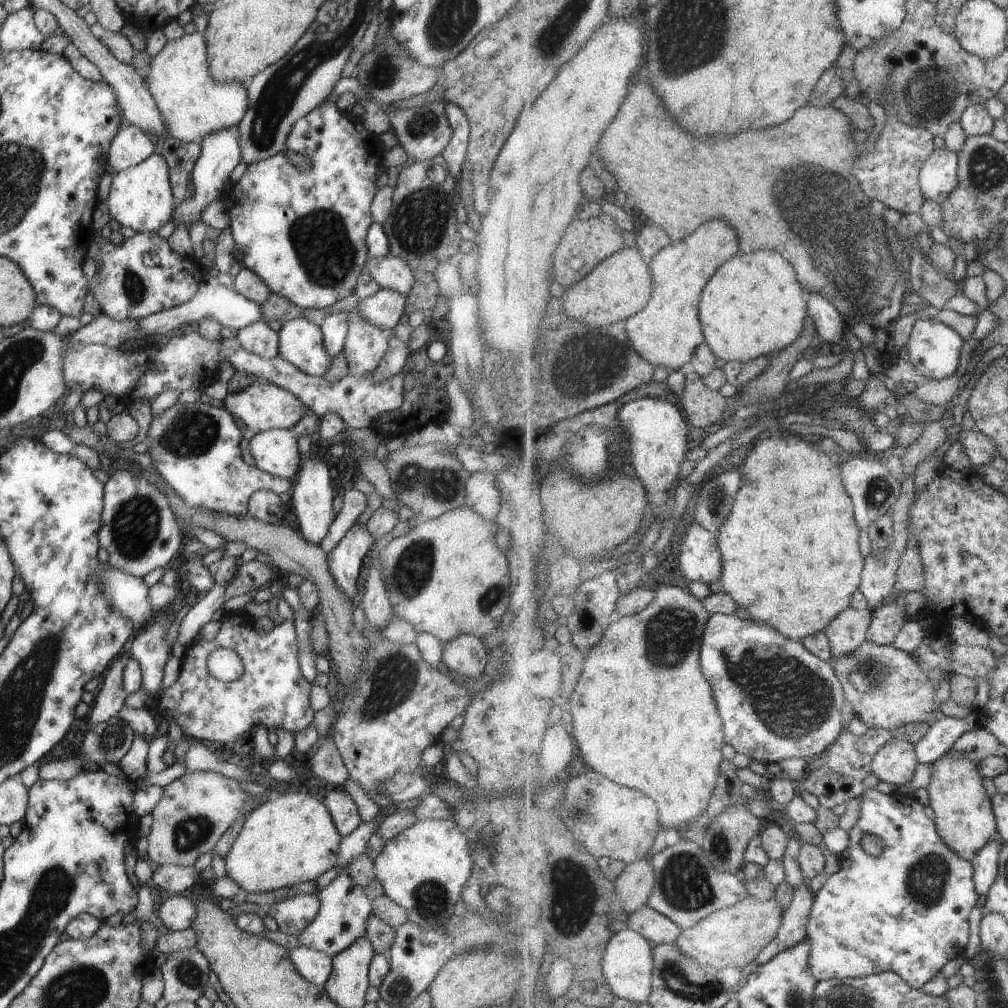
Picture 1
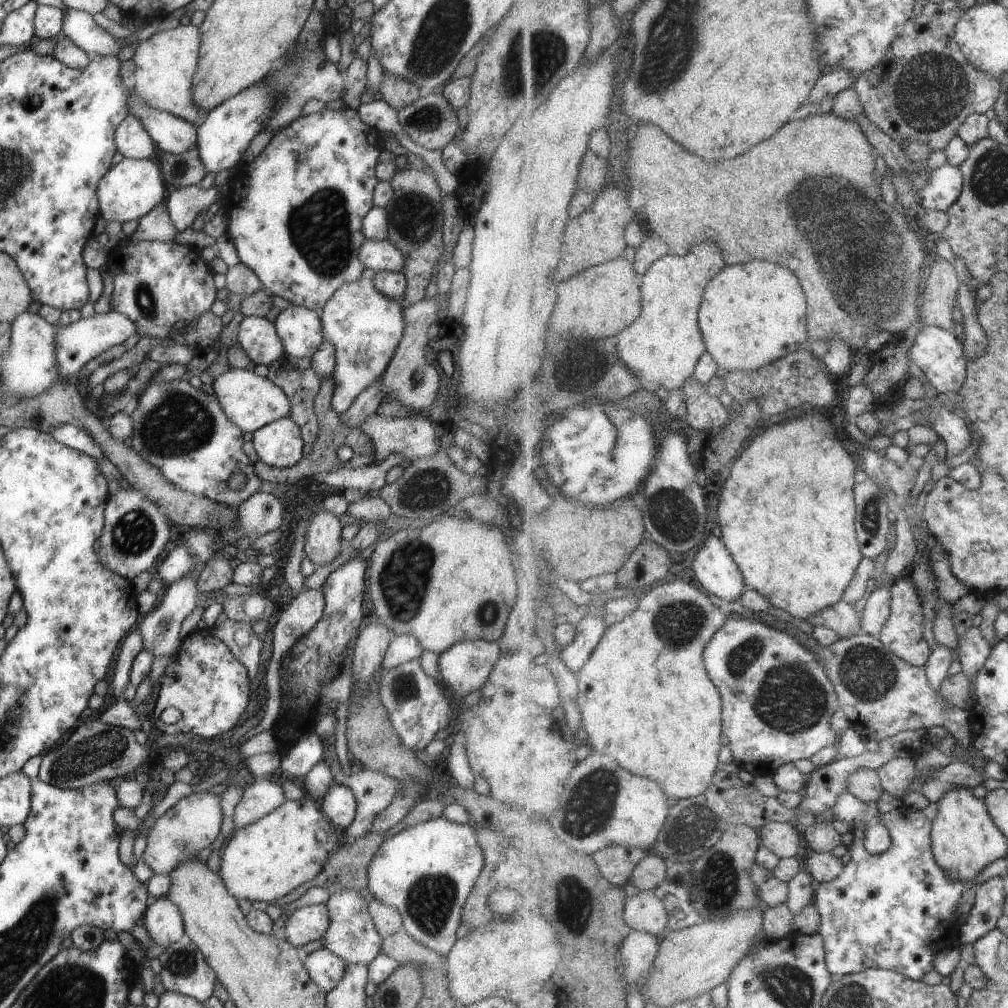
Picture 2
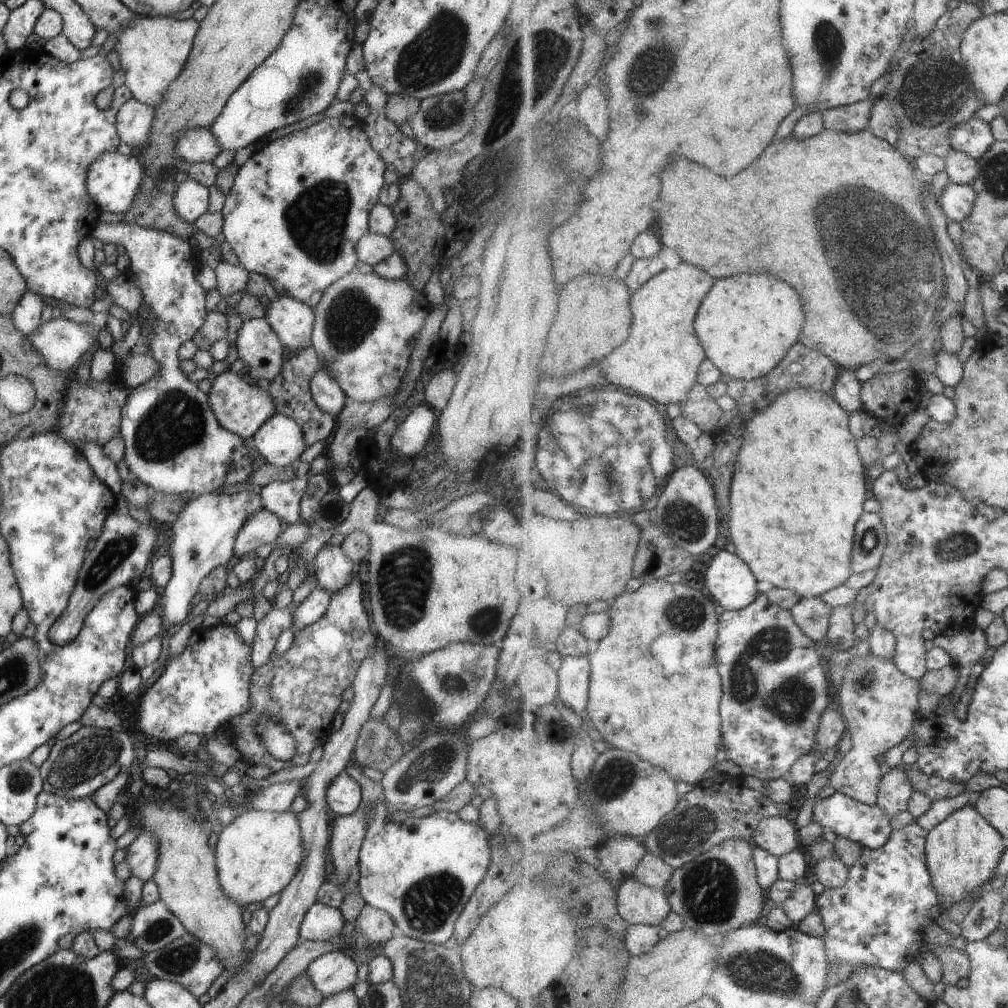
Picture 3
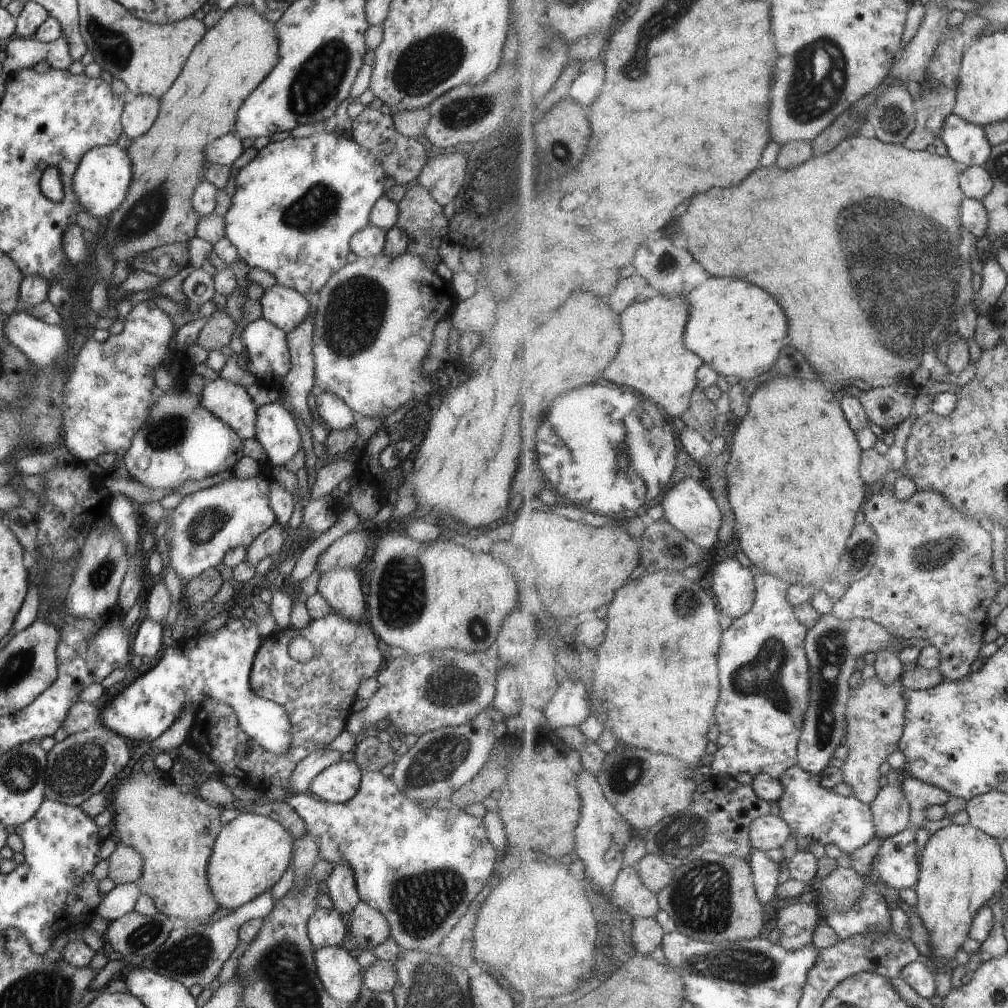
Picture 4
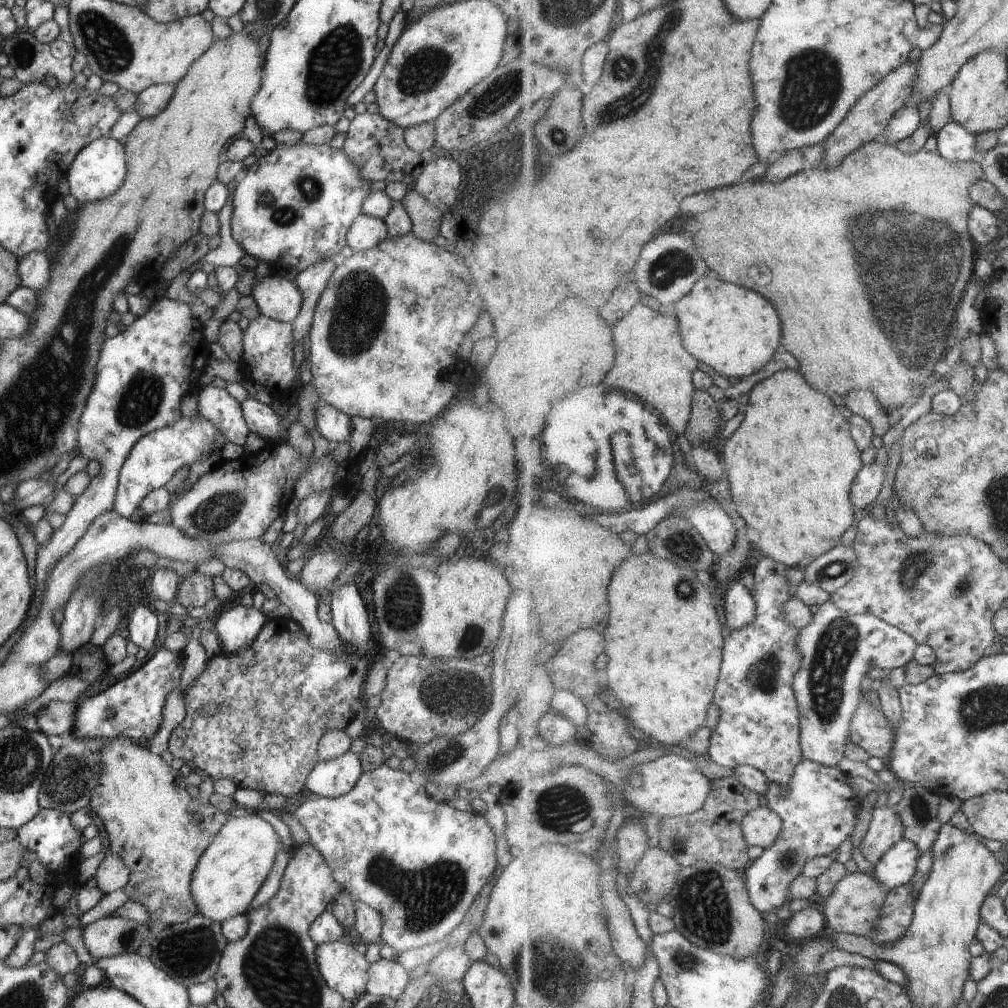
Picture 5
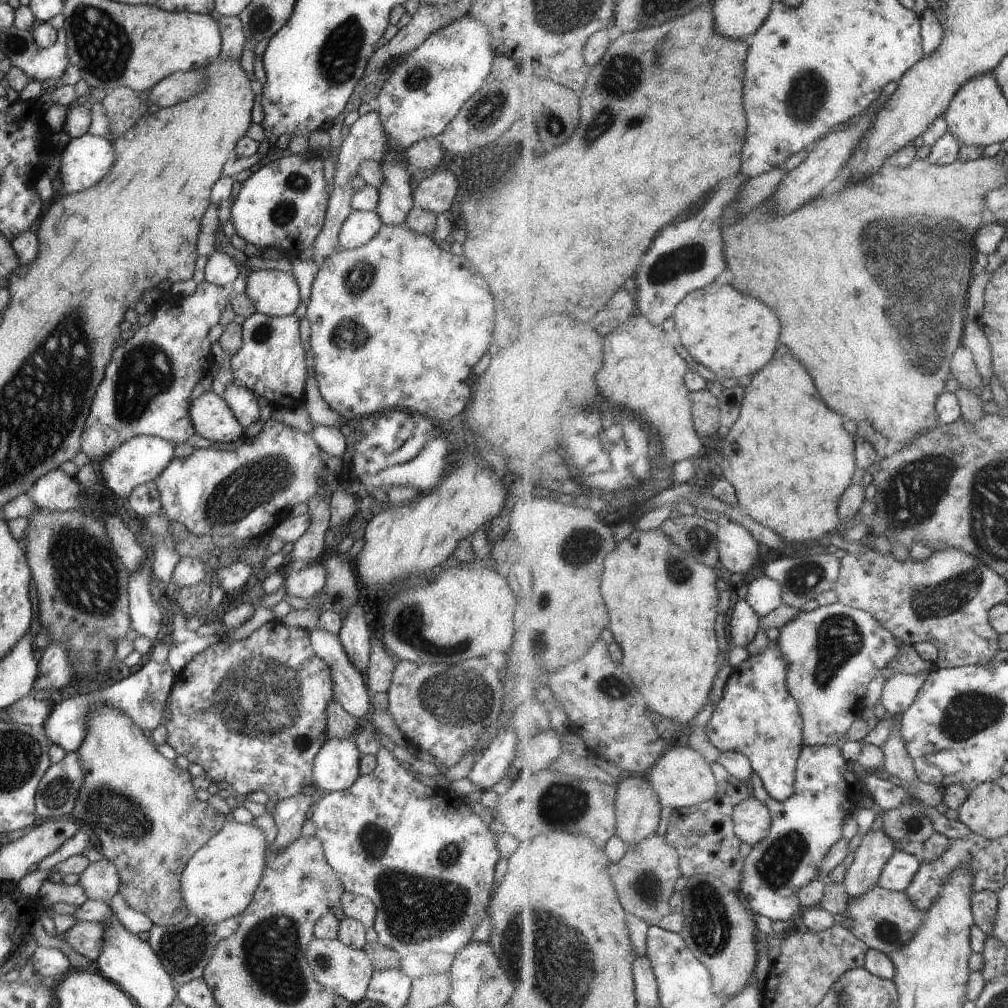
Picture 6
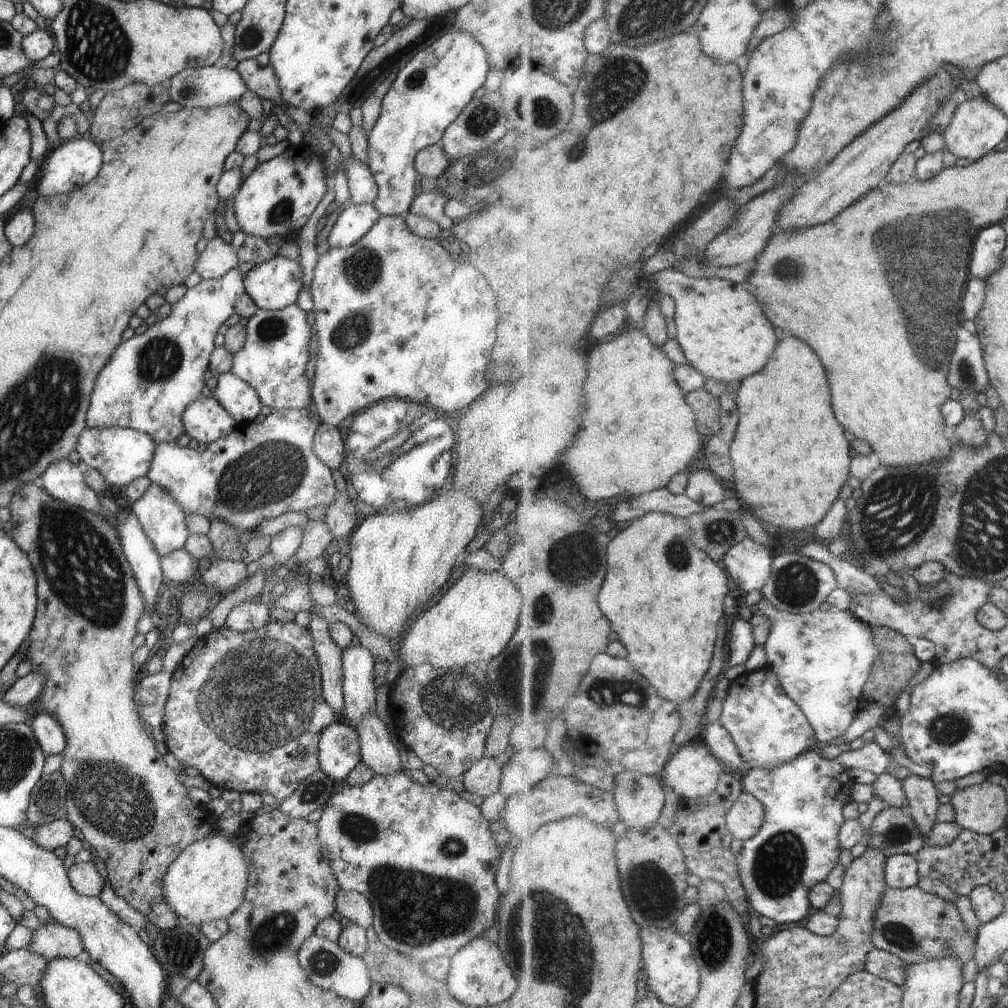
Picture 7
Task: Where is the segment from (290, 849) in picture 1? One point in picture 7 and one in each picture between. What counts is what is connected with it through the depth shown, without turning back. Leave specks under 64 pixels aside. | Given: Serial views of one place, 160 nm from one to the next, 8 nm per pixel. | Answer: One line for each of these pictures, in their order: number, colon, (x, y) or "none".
2: (264, 860)
3: (256, 853)
4: (250, 852)
5: (229, 872)
6: (218, 881)
7: (206, 882)

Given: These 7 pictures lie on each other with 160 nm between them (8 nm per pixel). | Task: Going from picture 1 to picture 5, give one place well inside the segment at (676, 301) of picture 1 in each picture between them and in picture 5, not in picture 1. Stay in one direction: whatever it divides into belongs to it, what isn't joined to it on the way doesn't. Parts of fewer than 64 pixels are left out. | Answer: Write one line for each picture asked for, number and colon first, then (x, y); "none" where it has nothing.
2: (663, 348)
3: (661, 361)
4: (654, 361)
5: (652, 363)

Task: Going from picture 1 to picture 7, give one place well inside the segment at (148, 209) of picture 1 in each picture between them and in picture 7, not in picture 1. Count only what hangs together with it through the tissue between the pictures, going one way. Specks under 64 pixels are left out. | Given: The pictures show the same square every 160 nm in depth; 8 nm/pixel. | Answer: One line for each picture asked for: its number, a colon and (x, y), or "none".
2: (129, 189)
3: (112, 179)
4: (100, 181)
5: (97, 169)
6: (84, 160)
7: (74, 162)

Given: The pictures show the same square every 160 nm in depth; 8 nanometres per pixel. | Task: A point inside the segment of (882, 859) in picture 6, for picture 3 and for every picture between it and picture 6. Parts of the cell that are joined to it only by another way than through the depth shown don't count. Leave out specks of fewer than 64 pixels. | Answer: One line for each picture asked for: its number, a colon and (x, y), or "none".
3: (896, 790)
4: (891, 809)
5: (886, 829)

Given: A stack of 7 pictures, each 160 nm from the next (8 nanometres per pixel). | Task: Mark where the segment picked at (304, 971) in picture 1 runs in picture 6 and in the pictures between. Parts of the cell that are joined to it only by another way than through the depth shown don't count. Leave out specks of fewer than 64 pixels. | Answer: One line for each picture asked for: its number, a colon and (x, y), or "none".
2: (325, 969)
3: (333, 972)
4: (338, 972)
5: (344, 970)
6: (346, 971)

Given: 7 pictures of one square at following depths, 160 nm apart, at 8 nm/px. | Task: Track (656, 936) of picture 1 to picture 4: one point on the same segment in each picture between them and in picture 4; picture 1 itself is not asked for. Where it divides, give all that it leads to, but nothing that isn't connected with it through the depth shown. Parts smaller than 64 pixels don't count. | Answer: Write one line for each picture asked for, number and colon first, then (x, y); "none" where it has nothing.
2: (644, 910)
3: (638, 903)
4: (631, 895)

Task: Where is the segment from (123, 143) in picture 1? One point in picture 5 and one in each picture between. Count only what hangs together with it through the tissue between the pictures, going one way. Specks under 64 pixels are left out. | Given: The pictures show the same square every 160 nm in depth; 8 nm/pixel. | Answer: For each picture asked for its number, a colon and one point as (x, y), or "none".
2: (131, 140)
3: (133, 119)
4: (139, 111)
5: (151, 100)

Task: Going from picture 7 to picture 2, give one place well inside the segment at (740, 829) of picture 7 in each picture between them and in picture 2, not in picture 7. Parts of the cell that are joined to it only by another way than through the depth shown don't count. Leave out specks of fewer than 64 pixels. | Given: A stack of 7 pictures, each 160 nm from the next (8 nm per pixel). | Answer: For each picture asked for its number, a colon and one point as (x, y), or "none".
2: (783, 839)
3: (777, 835)
4: (769, 831)
5: (761, 827)
6: (752, 820)

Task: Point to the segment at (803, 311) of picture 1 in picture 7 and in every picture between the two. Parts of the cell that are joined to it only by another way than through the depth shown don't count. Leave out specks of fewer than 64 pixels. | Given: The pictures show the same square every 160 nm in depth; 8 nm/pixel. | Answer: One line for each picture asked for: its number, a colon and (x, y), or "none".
2: (753, 314)
3: (747, 324)
4: (738, 329)
5: (732, 329)
6: (732, 334)
7: (721, 327)

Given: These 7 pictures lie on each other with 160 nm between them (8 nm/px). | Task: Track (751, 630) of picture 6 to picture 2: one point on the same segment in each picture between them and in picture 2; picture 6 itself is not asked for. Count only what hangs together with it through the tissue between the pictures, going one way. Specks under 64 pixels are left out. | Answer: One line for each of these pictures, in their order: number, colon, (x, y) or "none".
2: (716, 570)
3: (730, 580)
4: (733, 586)
5: (740, 609)

